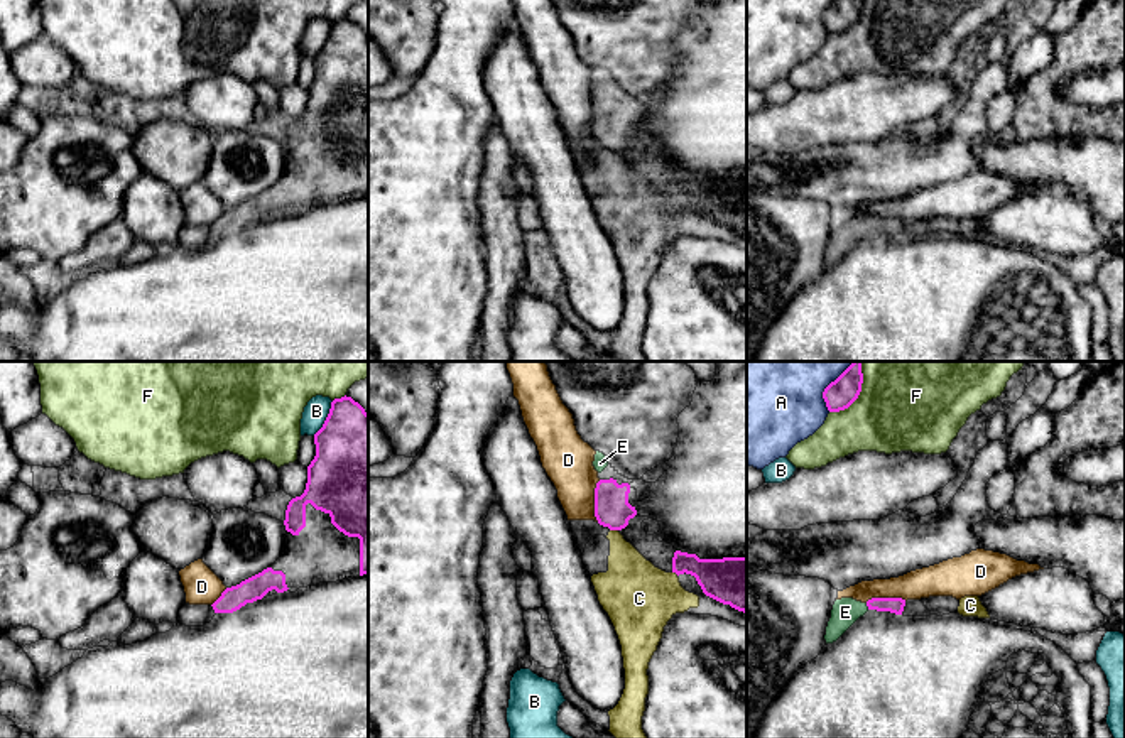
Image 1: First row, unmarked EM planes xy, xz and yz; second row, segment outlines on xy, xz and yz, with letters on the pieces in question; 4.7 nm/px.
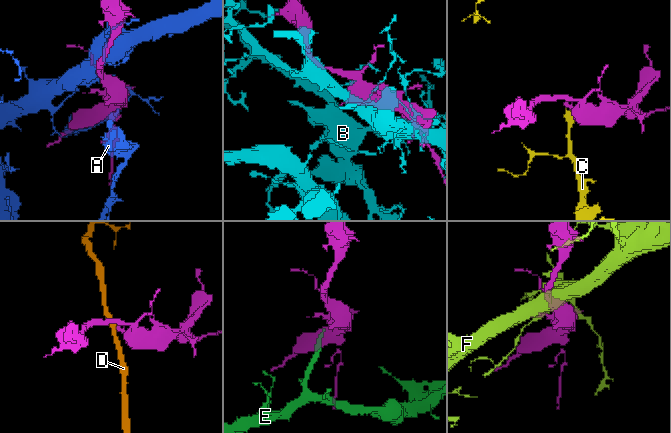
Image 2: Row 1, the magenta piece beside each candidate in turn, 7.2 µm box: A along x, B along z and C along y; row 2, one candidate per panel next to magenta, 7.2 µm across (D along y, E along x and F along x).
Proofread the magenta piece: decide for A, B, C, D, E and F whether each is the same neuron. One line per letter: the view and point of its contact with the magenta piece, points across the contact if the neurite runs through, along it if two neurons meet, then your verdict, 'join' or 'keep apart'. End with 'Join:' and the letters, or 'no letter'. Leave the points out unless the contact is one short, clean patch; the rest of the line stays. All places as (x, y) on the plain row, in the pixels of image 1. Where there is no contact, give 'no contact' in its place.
A: yz (823, 16) | keep apart
B: xy (326, 39) | keep apart
C: xz (614, 151) | along xz (610, 151), (617, 152) | keep apart
D: xz (595, 122) | along xz (600, 102), (595, 110), (597, 142) | keep apart
E: yz (867, 227) | across yz (894, 227), (867, 227), (845, 233) | join
F: yz (852, 24) | keep apart
Join: E

